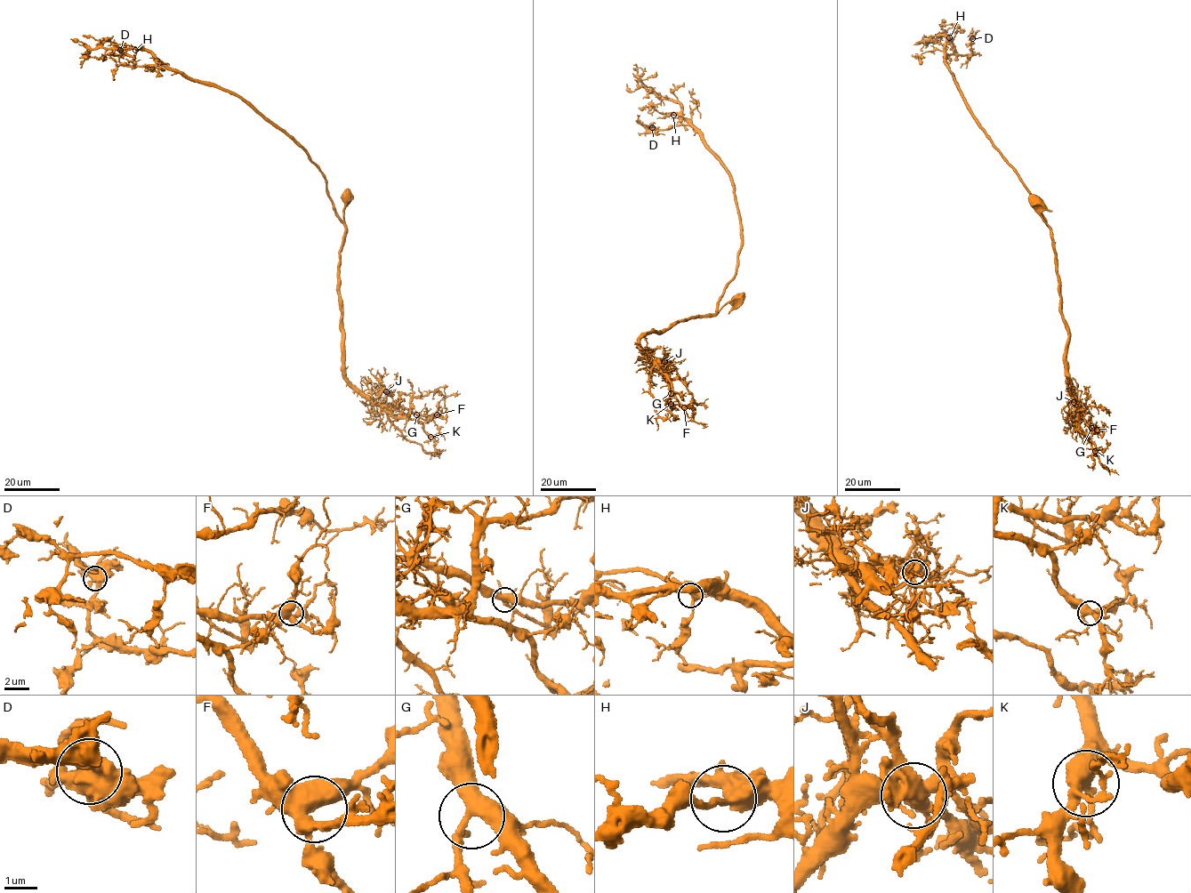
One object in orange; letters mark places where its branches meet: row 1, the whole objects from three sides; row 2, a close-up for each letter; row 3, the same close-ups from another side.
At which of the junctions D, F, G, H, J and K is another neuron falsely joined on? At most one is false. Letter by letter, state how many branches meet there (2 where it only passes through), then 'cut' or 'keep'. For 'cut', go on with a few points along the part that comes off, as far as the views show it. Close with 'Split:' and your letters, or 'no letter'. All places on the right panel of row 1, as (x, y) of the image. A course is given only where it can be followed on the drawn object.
D: 6 branches meet; keep
F: 5 branches meet; keep
G: 4 branches meet; keep
H: 4 branches meet; keep
J: 6 branches meet; cut; foreign part runs (1074, 402), (1081, 408), (1079, 425), (1074, 426), (1068, 402), (1071, 392), (1066, 387)
K: 4 branches meet; keep
Split: J

